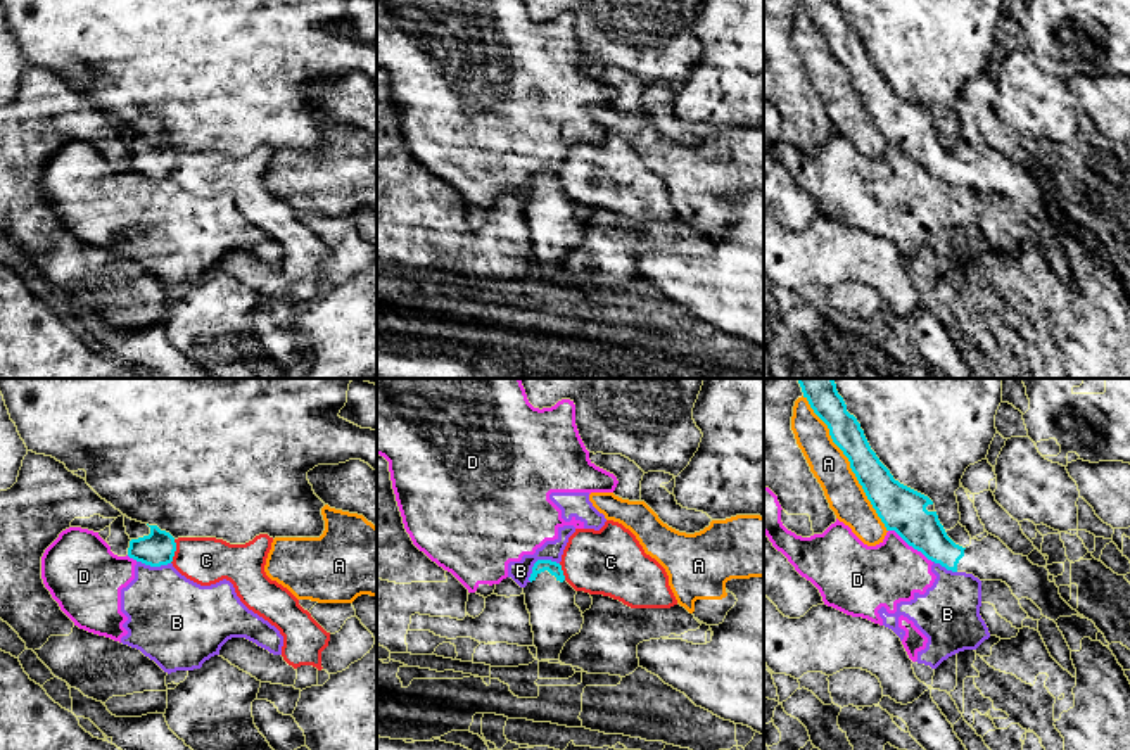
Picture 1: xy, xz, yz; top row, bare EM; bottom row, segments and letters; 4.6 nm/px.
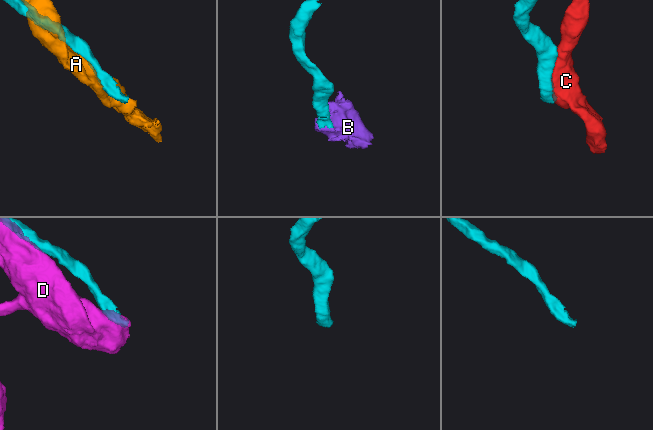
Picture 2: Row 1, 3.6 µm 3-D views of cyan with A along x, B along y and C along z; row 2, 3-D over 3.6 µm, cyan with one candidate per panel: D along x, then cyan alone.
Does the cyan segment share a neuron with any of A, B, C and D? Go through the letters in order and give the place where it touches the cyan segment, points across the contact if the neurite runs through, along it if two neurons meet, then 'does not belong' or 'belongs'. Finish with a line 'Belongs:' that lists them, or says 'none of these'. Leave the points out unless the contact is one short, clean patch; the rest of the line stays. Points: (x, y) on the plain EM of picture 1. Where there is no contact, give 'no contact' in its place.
A: contact yz (850, 76); does not belong
B: contact xz (538, 173); border xz (558, 175), (538, 173), (527, 192); does not belong
C: contact xy (175, 163); does not belong
D: contact yz (911, 158); does not belong
Belongs: none of these

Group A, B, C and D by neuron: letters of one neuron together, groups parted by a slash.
A / B D / C

